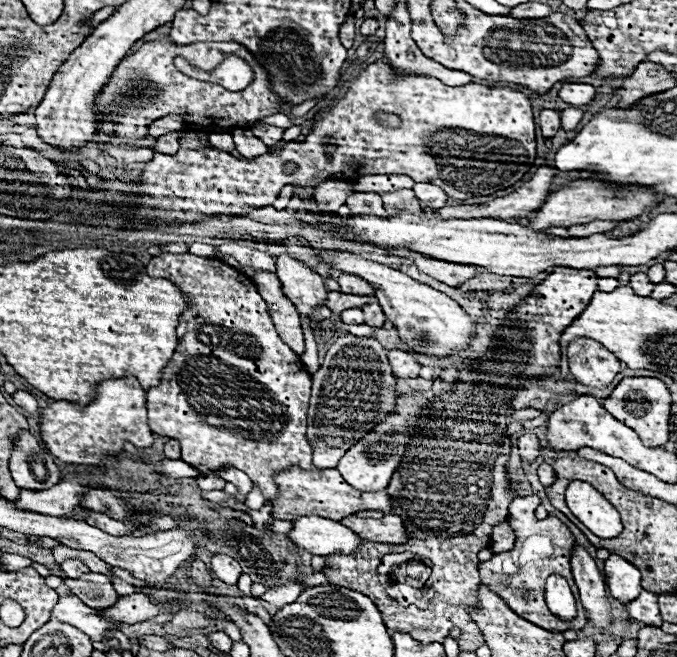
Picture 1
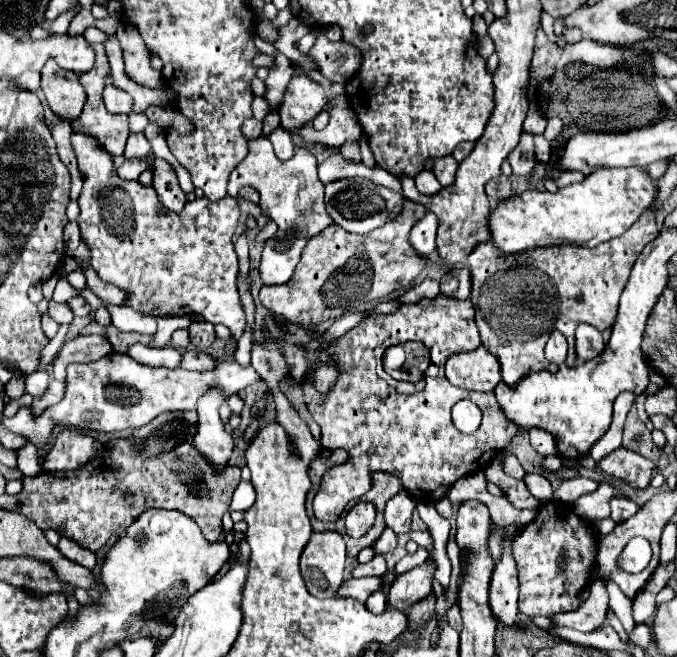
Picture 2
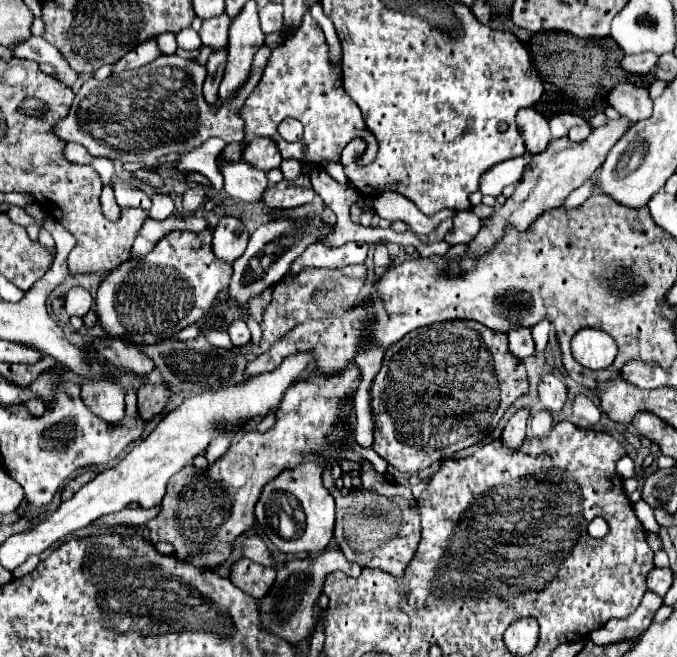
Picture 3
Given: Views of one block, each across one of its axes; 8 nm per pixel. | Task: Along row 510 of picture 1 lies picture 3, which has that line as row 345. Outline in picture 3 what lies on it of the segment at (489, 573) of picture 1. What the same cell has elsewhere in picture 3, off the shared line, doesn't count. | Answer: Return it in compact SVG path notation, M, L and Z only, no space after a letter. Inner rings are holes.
M518 328L514 332L508 332L510 340L510 352L518 358L526 358L534 352L534 340L532 340L532 330L530 328Z

